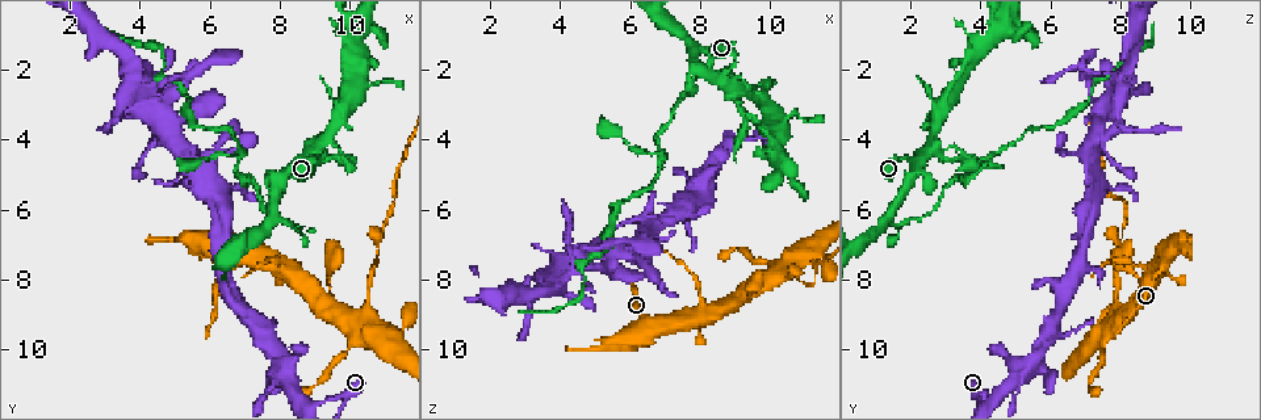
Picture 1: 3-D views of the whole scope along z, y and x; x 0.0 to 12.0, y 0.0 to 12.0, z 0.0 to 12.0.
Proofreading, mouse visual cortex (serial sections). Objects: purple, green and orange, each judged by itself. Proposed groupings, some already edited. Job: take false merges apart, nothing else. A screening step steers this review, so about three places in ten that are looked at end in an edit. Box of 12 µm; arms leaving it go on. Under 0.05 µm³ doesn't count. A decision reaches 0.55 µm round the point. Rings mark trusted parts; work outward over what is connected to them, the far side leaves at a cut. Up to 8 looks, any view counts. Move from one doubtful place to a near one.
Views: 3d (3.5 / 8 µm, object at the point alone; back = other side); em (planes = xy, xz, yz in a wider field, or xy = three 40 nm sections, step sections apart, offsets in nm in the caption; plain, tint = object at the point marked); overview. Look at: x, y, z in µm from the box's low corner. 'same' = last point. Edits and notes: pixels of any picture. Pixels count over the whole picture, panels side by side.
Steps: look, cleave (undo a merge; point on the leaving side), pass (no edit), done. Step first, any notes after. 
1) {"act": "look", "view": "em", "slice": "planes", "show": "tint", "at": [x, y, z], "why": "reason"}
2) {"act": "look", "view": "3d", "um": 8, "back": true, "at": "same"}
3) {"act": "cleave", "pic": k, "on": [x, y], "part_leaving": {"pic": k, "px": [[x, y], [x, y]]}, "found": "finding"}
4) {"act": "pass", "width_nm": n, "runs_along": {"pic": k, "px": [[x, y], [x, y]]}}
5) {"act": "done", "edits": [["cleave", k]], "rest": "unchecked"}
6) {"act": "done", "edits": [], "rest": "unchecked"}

{"act": "look", "view": "3d", "um": 8, "back": true, "at": [6.6, 8.4, 6.4], "why": "arms part here"}

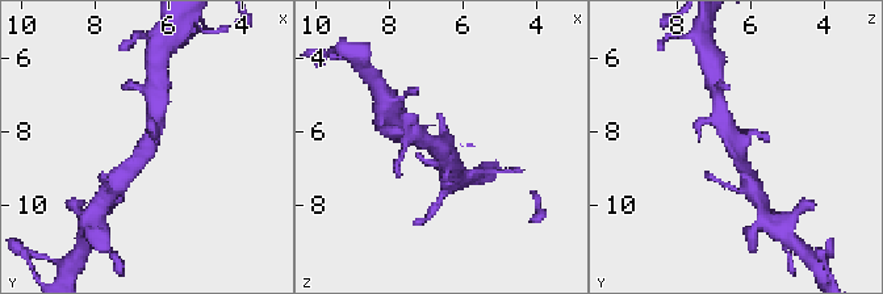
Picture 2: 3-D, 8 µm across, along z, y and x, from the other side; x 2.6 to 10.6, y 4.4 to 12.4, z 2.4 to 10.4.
{"act": "look", "view": "em", "slice": "xy", "step": 5, "show": "tint", "at": [6.5, 8.5, 6.4], "why": "need the tissue"}

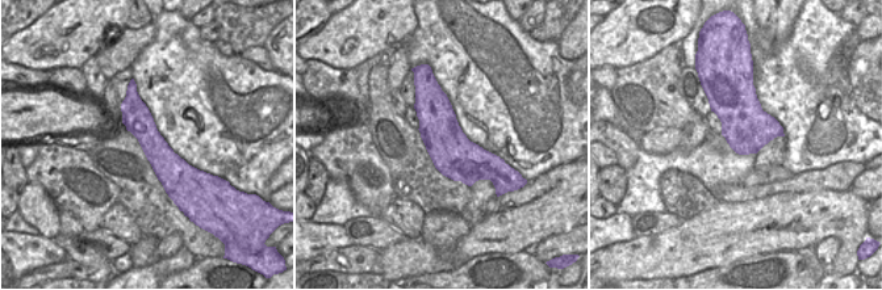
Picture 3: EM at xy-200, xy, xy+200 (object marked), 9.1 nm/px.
{"act": "pass", "runs_along": {"pic": 2, "px": [[125, 173], [147, 155], [155, 112]]}, "found": "all the same cell"}

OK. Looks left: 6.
{"act": "look", "view": "3d", "um": 8, "back": true, "at": [10.5, 8.3, 7.9], "why": "sudden change in width"}

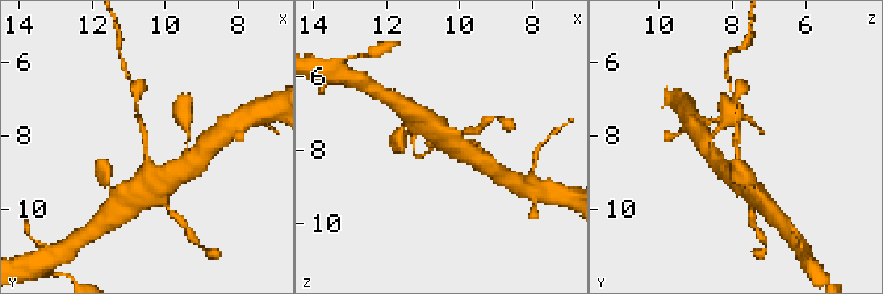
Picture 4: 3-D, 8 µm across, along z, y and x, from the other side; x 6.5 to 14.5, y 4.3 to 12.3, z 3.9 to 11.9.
{"act": "look", "view": "em", "slice": "xy", "step": 1, "show": "tint", "at": [10.5, 8.4, 7.8], "arm_widths_nm": [150, 400], "why": "need the tissue"}

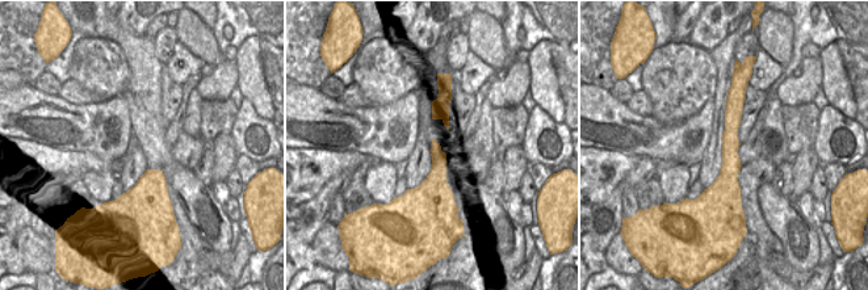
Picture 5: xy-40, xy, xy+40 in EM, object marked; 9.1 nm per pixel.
{"act": "pass", "width_nm": 150, "runs_along": {"pic": 5, "px": [[734, 91], [730, 168], [718, 204]]}, "found": "all the same cell"}

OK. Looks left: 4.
{"act": "look", "view": "3d", "um": 3.5, "at": [11.0, 6.6, 8.2], "why": "thin neck"}

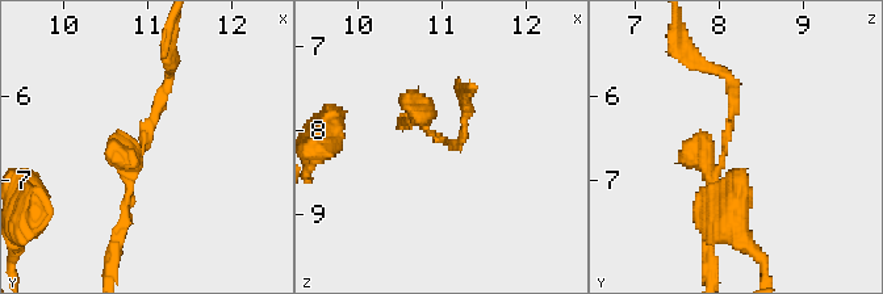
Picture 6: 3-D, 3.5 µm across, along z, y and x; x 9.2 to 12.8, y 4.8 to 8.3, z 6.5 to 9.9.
{"act": "look", "view": "em", "slice": "xy", "step": 5, "show": "tint", "at": [10.95, 6.60, 8.10]}

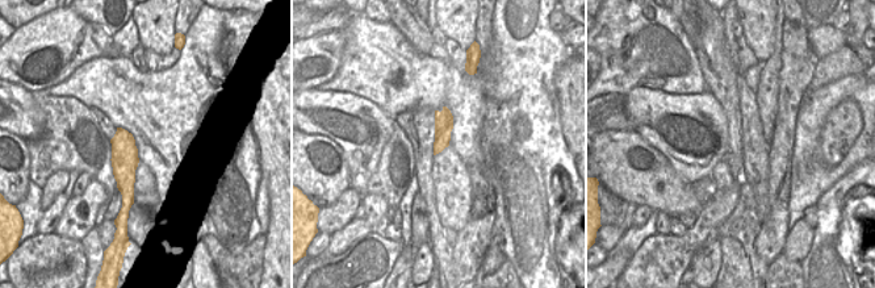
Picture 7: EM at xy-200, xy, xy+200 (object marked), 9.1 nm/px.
{"act": "cleave", "pic": 6, "on": [151, 124], "part_leaving": {"pic": 6, "px": [[720, 167], [733, 89], [703, 66]]}, "found": "two cells meet here"}

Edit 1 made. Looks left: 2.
{"act": "done", "edits": [["cleave", 6]], "rest": "unchecked"}

